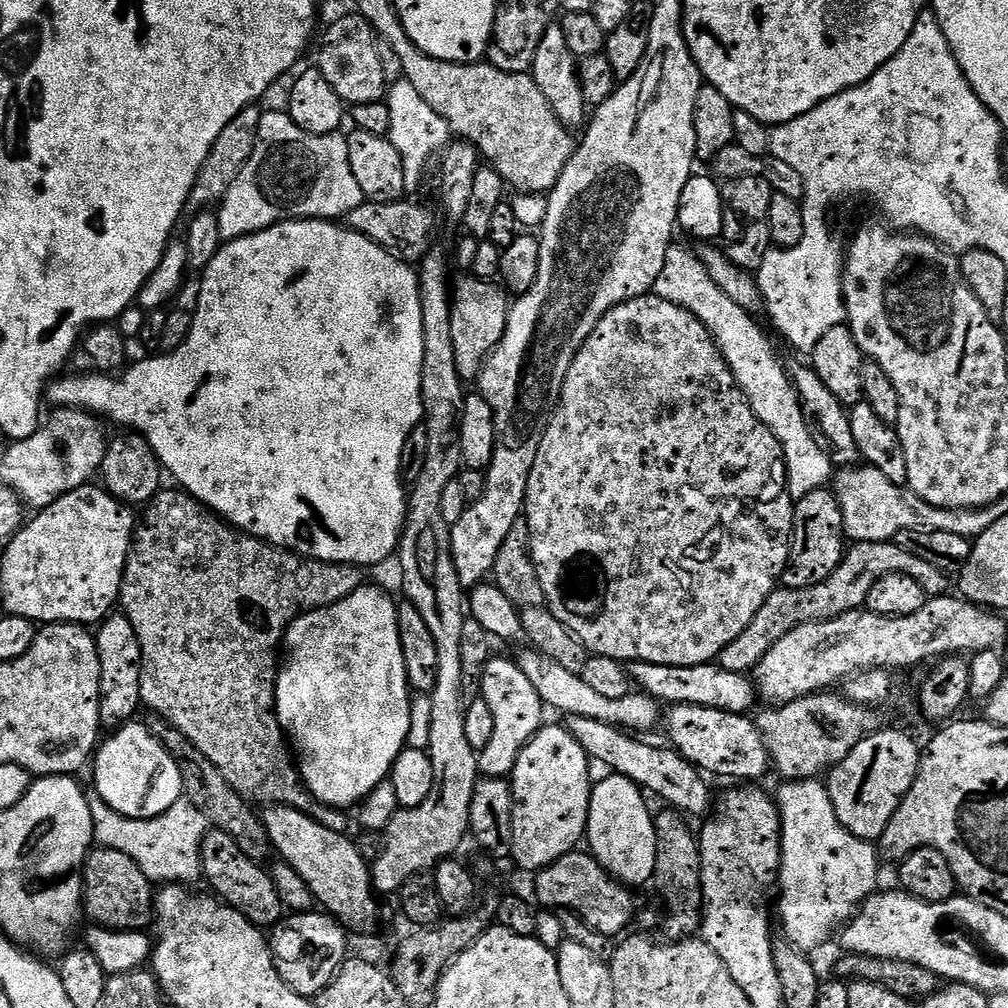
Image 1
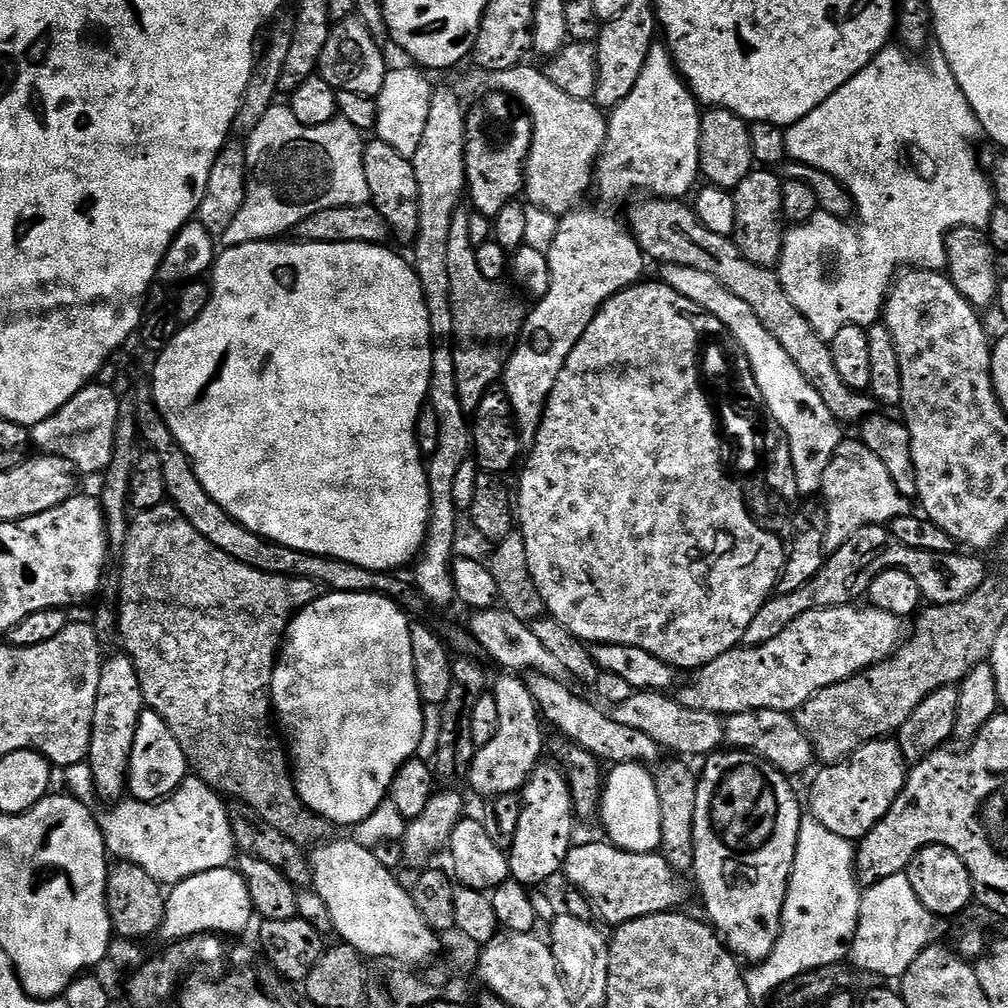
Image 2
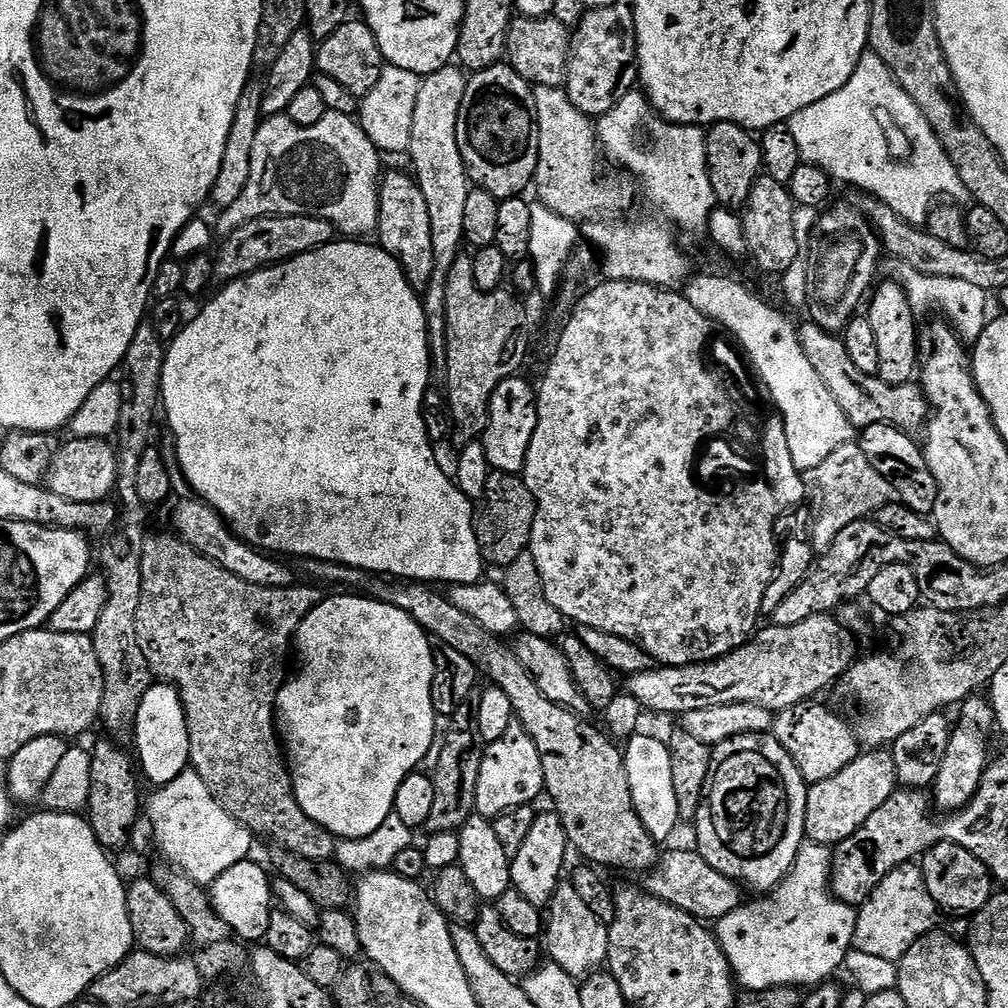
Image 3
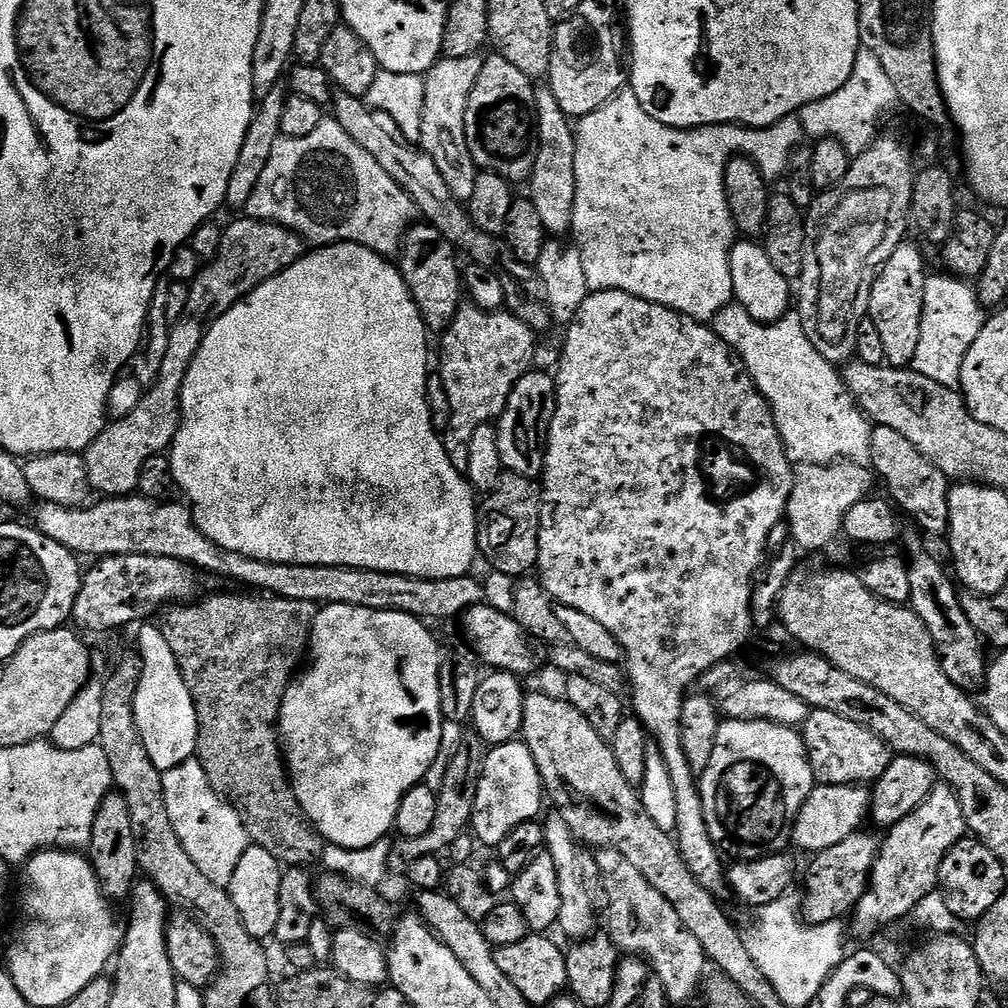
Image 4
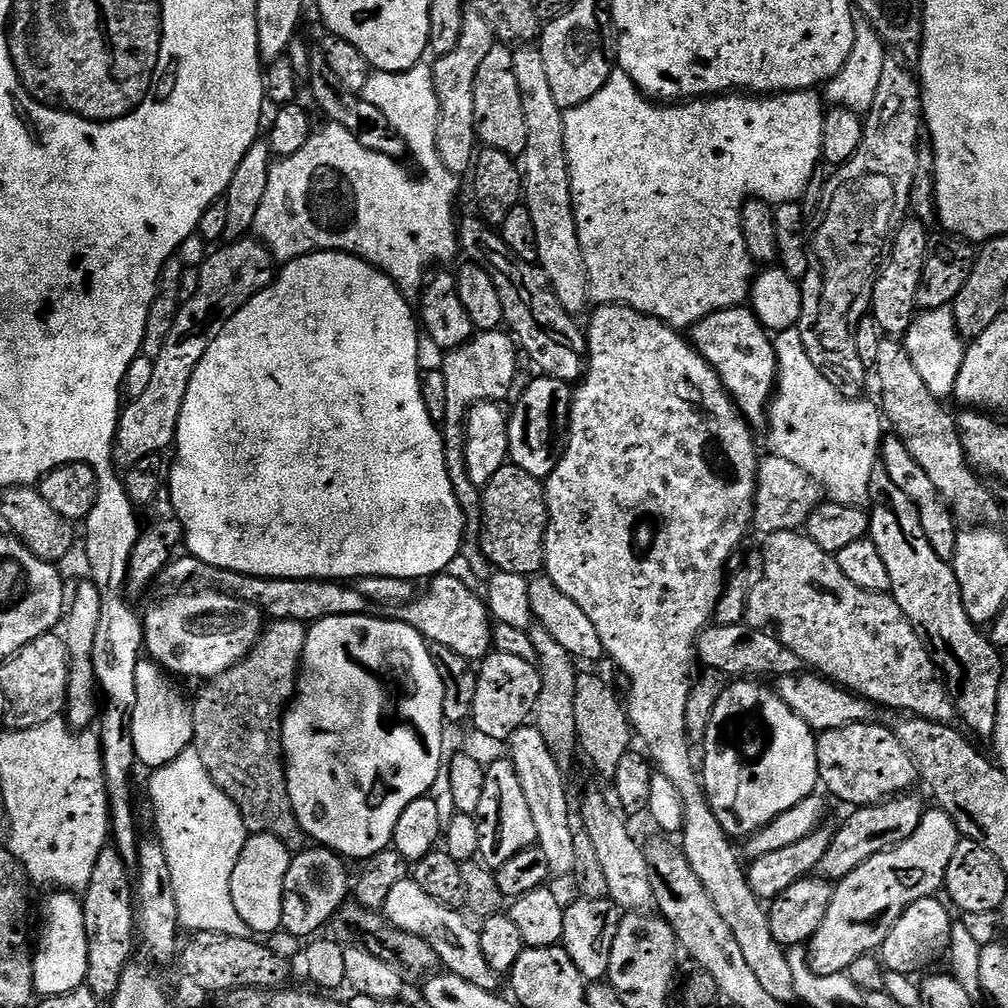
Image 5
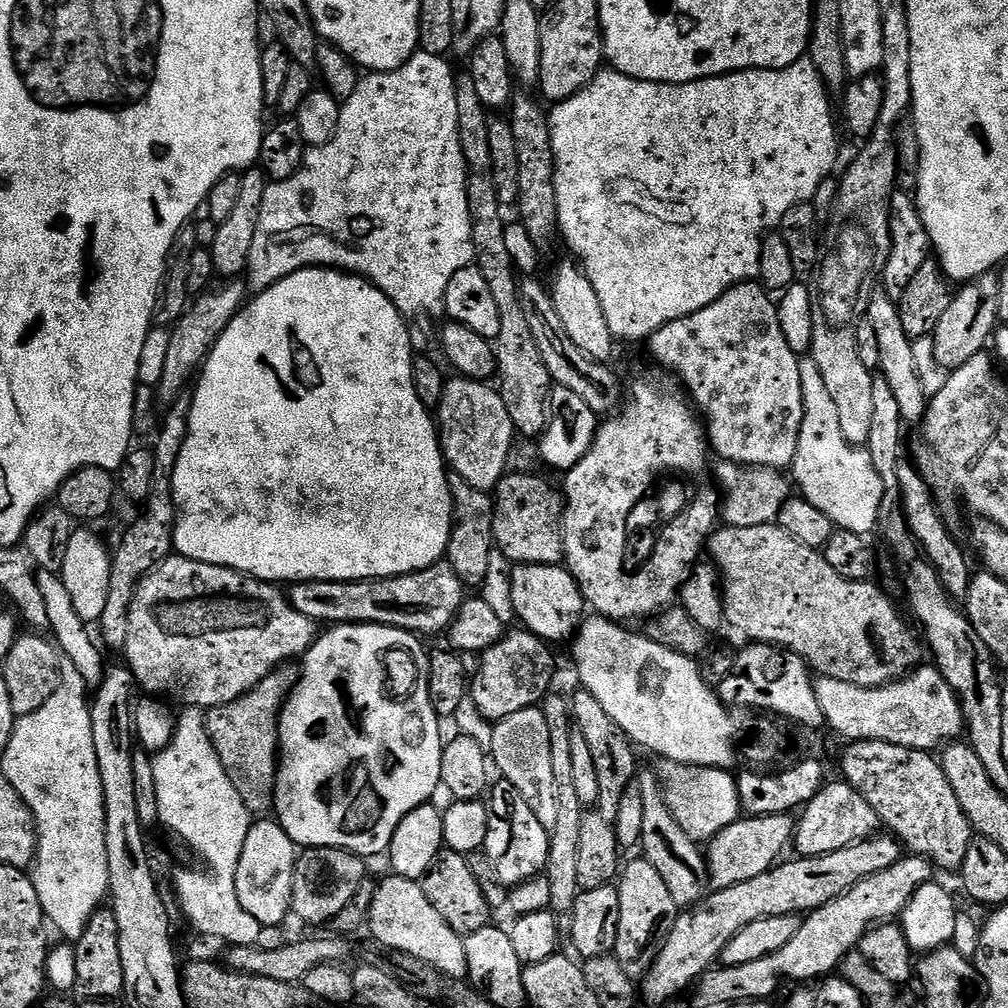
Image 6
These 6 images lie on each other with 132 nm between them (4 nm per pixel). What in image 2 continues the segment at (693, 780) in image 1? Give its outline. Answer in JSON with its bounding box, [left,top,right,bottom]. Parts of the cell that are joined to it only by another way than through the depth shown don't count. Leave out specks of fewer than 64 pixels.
[526,674,662,766]

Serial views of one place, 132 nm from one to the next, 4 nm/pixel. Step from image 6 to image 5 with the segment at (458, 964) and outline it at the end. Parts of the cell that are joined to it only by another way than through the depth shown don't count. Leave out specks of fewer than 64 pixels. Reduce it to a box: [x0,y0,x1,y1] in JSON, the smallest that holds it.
[382,878,501,992]

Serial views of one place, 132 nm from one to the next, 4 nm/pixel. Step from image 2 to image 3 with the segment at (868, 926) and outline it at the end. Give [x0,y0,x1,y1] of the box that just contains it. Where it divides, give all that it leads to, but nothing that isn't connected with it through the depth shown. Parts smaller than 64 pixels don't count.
[853,862,941,963]

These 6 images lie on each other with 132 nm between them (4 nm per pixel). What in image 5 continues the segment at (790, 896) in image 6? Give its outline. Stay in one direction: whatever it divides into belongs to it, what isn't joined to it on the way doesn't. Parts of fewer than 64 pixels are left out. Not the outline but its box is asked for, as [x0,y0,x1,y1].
[818,794,926,882]

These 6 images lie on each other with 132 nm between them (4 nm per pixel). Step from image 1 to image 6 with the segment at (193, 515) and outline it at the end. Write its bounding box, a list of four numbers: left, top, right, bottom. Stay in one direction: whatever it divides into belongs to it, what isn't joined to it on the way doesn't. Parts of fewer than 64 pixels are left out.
[206,662,301,814]

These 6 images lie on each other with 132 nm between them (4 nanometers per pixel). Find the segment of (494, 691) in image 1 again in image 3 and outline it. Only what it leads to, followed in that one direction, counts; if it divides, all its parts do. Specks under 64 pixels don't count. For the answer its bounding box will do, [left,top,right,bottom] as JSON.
[475,722,544,818]

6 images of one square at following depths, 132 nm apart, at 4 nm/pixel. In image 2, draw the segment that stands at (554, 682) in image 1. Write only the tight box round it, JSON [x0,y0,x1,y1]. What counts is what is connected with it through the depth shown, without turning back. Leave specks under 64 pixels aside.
[466,606,725,758]

